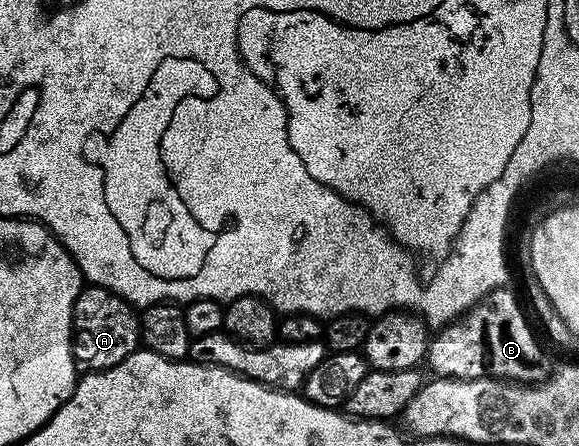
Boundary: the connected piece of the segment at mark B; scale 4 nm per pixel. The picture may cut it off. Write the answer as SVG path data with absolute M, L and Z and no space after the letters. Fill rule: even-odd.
M499 289L488 293L459 319L453 319L445 327L435 330L424 363L434 370L433 374L439 379L488 379L493 376L496 379L529 383L545 380L548 375L546 355L542 352L542 347L538 344L538 339L534 336L534 331L530 328L517 297L510 292L510 289Z

